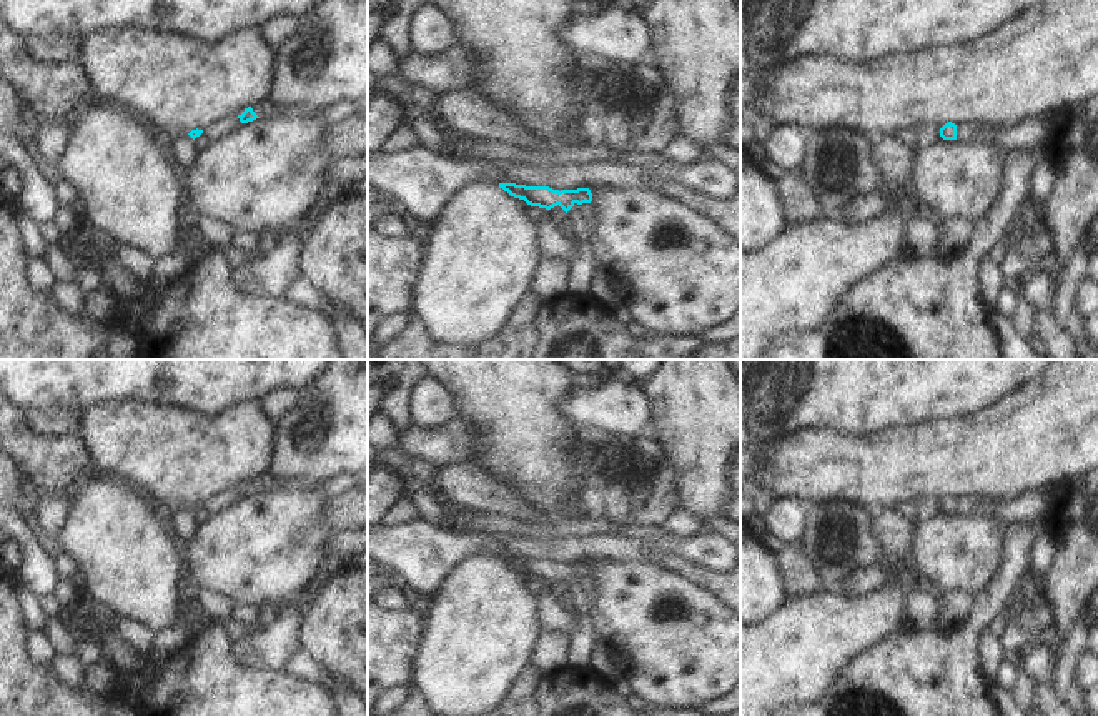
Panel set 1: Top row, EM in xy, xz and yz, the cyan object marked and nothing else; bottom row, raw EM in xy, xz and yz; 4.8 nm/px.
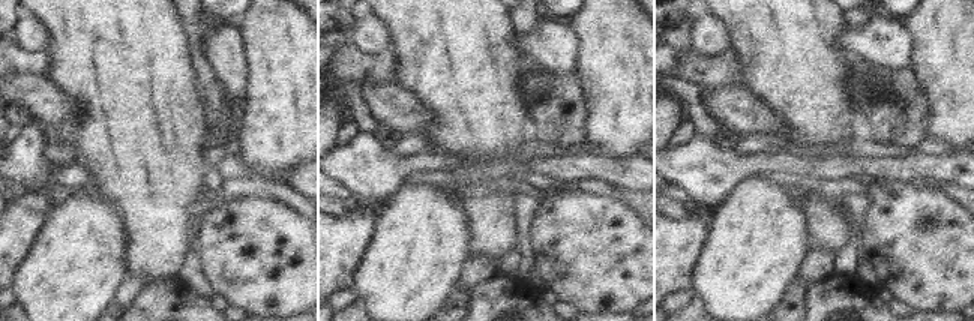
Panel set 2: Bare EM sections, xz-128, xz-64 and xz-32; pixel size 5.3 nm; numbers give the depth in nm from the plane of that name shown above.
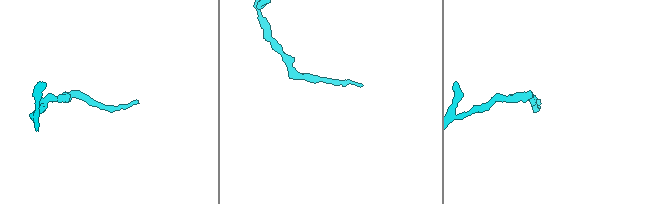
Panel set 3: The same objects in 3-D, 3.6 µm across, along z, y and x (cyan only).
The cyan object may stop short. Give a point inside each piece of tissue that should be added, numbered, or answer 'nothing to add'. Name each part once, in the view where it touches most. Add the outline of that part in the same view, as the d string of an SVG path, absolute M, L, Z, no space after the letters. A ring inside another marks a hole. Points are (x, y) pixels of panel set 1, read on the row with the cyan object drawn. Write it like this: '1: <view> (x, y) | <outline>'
nothing to add

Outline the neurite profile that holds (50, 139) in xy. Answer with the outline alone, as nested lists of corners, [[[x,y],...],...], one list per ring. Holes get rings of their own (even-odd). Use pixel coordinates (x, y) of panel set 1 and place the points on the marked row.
[[[38,122],[37,132],[33,133],[37,155],[40,155],[47,163],[57,163],[68,143],[70,135],[72,127],[67,123]]]

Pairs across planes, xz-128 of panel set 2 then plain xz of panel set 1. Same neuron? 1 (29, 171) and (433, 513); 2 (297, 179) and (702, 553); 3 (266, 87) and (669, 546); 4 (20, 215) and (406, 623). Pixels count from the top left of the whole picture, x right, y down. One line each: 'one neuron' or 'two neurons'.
1: two neurons
2: one neuron
3: two neurons
4: one neuron

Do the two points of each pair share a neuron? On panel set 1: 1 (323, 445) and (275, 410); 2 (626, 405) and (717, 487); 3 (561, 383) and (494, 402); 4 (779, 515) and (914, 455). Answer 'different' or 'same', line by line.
1: different
2: different
3: same
4: different

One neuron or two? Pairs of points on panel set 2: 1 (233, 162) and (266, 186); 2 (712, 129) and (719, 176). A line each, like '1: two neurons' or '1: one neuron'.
1: two neurons
2: two neurons

